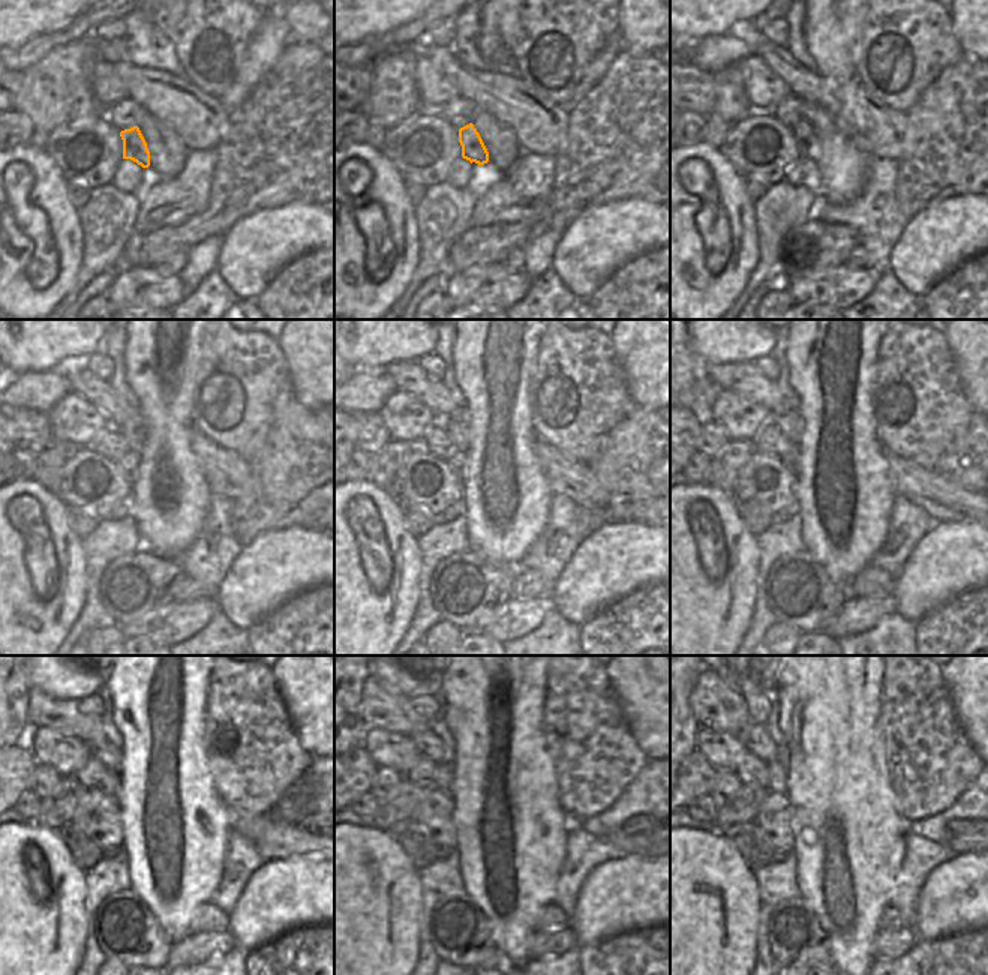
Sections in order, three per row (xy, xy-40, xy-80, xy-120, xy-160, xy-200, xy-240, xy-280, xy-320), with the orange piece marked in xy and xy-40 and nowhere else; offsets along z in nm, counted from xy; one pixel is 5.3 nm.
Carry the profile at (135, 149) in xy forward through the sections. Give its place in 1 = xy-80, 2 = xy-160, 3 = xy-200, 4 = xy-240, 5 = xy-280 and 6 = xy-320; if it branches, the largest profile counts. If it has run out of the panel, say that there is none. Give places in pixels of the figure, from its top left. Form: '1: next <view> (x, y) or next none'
1: next xy-80 (807, 140)
2: next xy-160 (459, 462)
3: next xy-200 (789, 459)
4: next xy-240 (113, 782)
5: next xy-280 (444, 774)
6: next xy-320 (775, 773)

